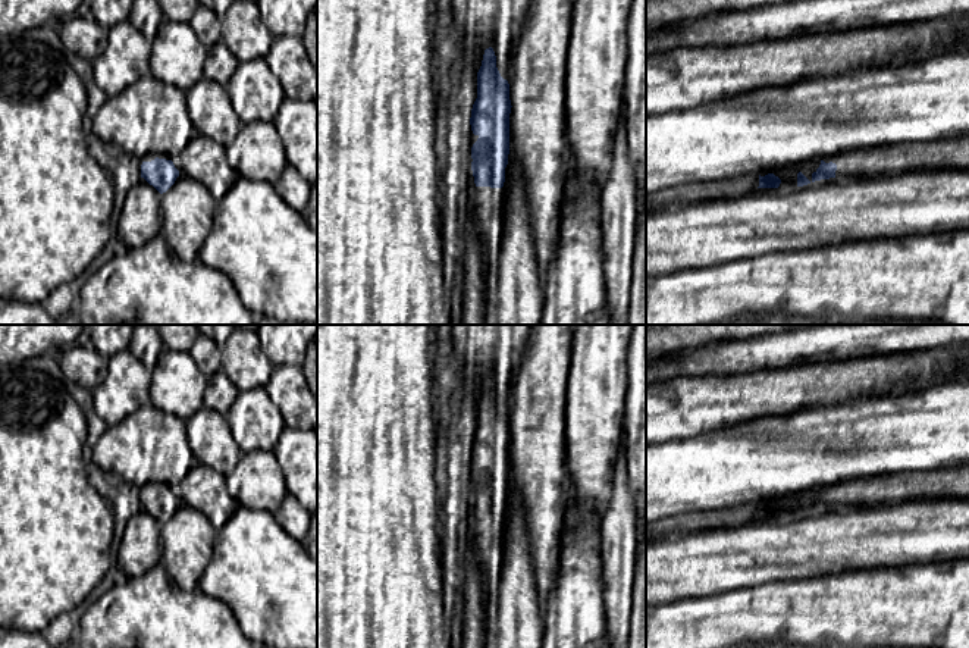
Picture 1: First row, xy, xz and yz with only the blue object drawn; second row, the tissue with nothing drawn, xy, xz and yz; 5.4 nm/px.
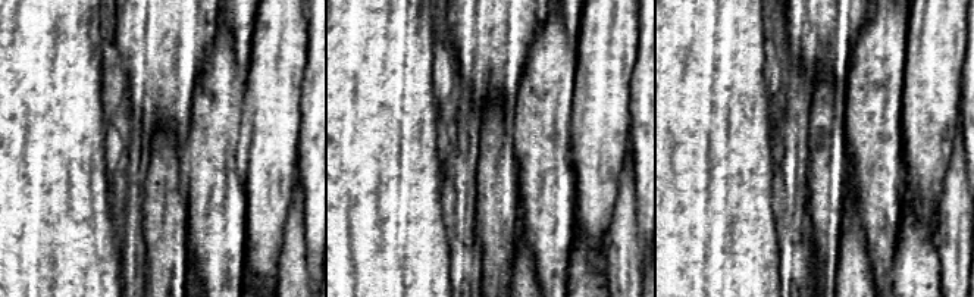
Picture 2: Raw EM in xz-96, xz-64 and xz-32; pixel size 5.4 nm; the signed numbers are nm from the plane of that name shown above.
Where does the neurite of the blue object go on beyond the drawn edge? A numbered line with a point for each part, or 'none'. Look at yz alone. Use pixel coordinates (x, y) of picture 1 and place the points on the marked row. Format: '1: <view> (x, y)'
1: yz (887, 160)

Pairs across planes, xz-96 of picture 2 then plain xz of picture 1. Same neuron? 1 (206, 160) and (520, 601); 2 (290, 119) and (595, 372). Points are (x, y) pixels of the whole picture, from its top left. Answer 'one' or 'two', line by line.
1: two
2: one

